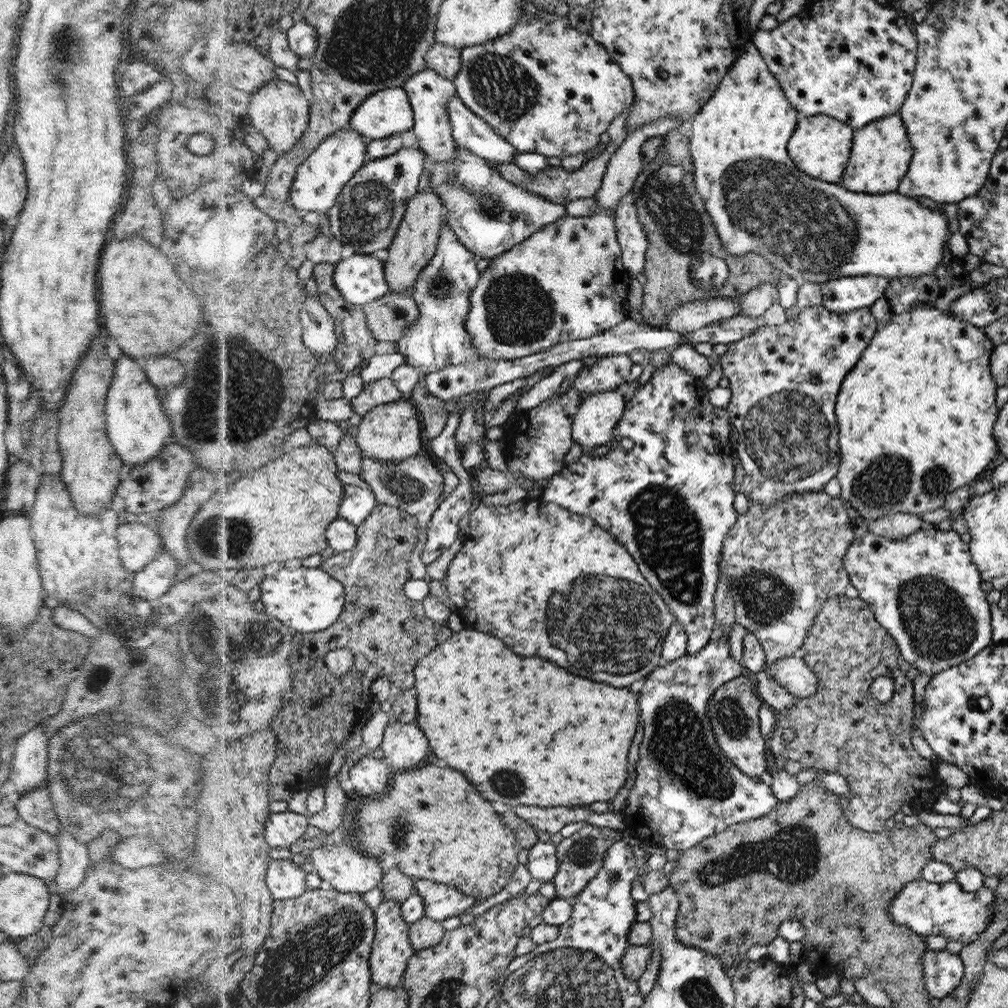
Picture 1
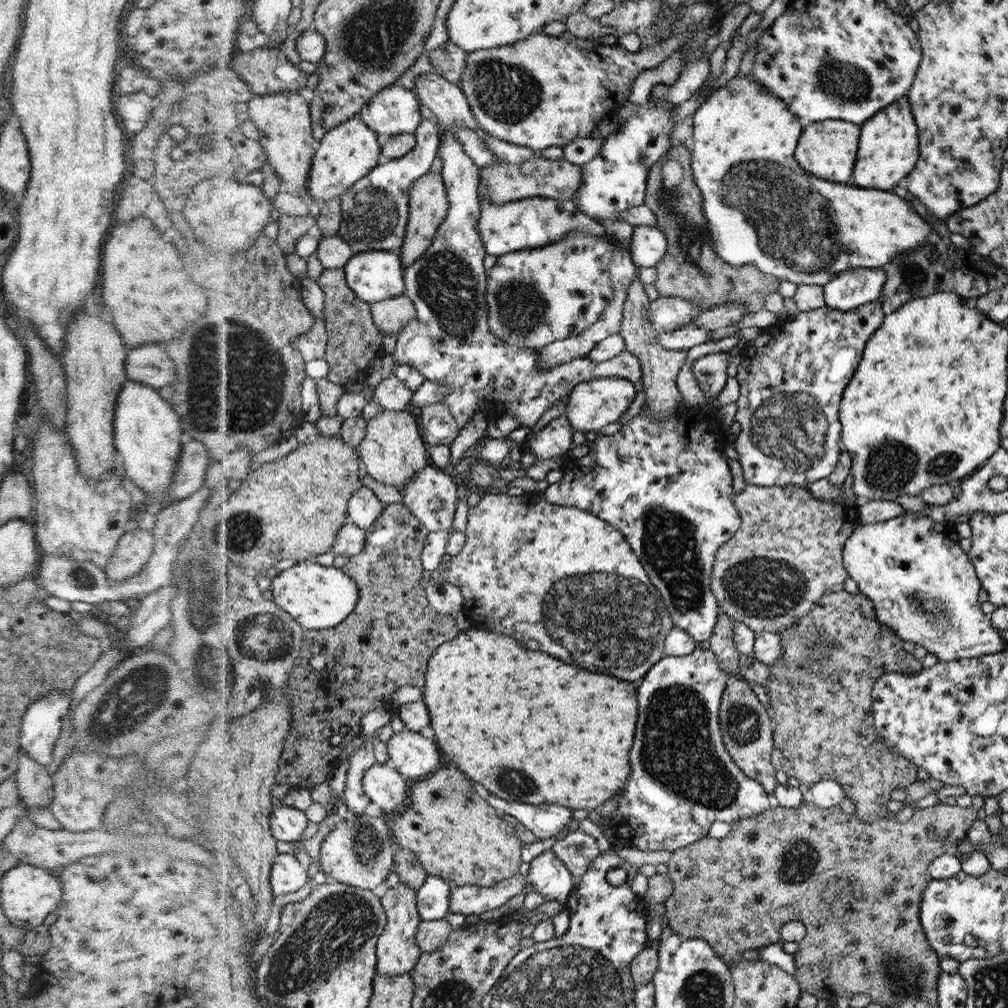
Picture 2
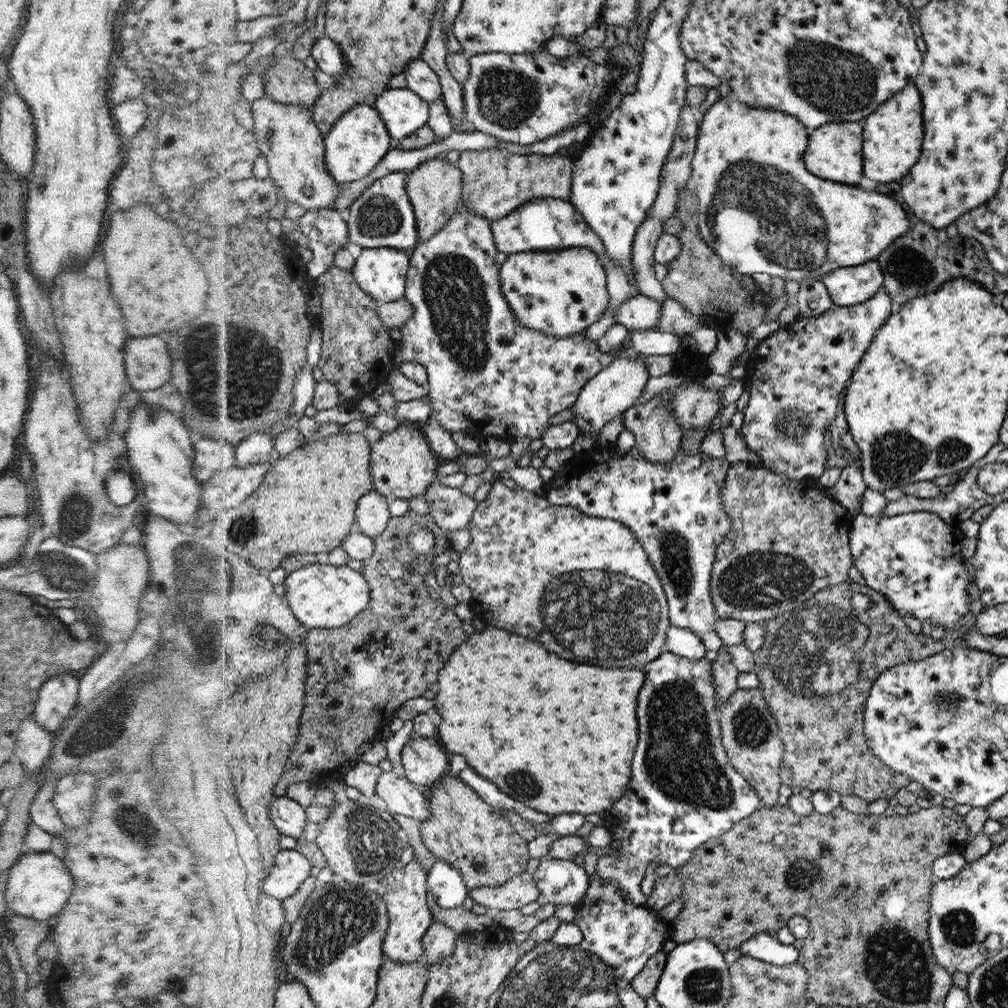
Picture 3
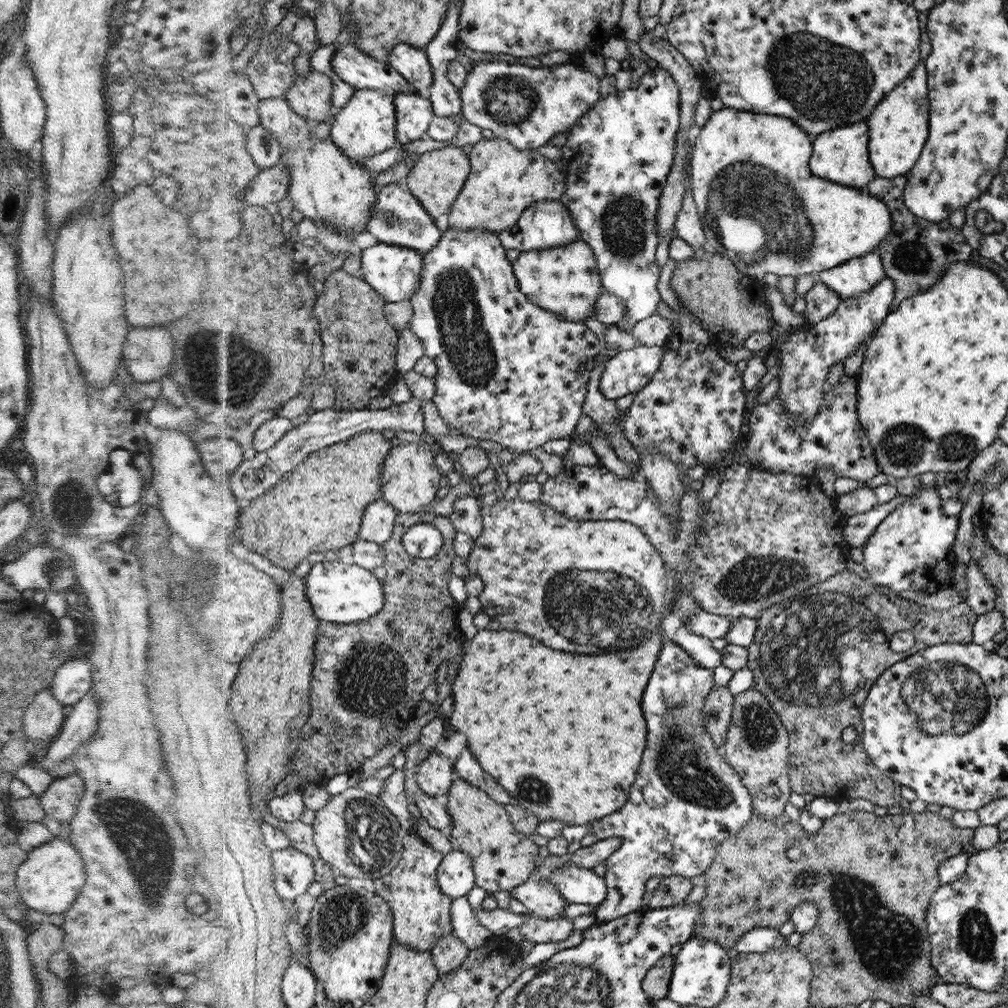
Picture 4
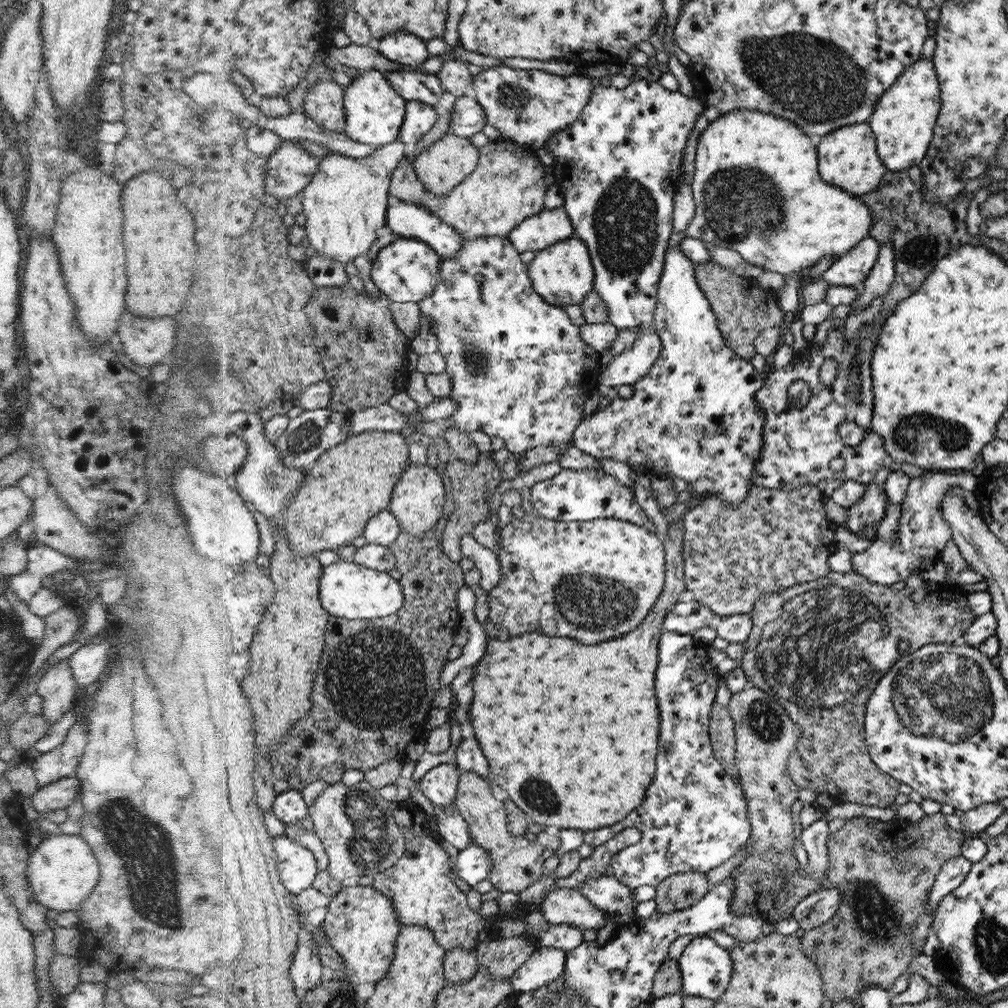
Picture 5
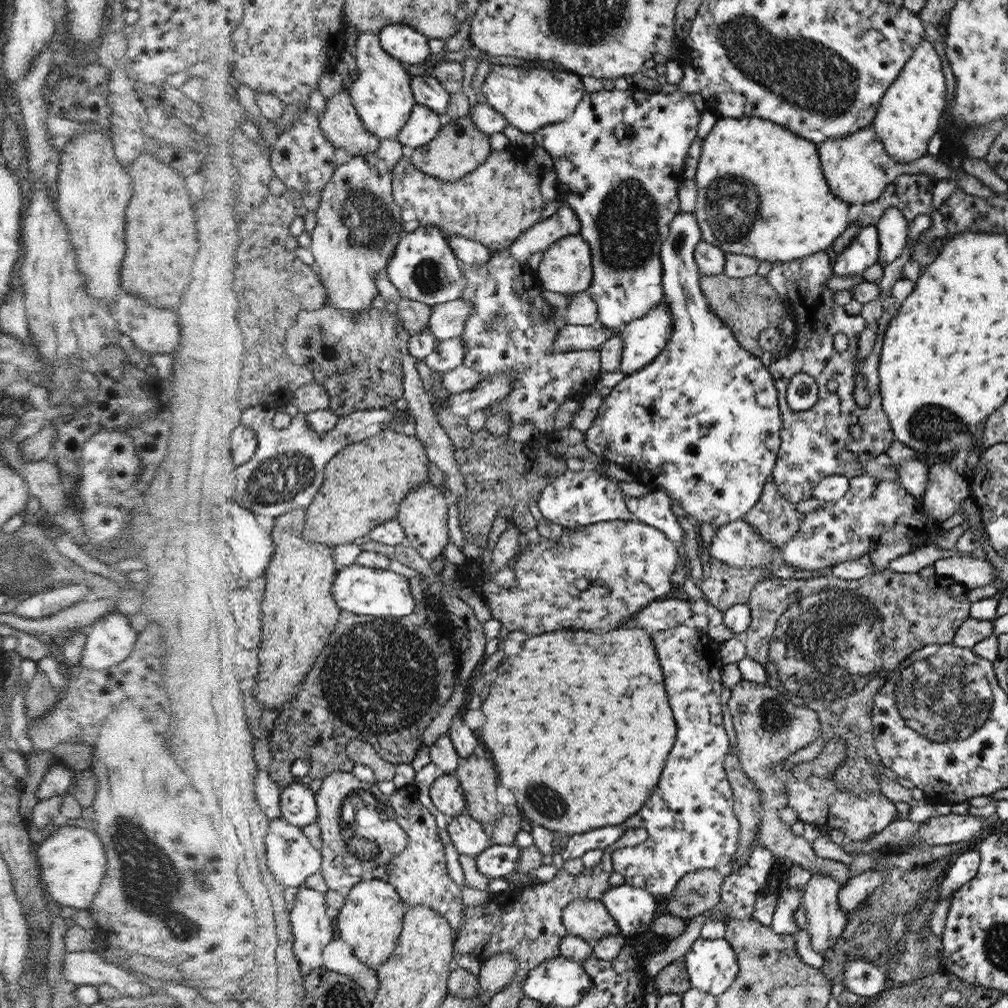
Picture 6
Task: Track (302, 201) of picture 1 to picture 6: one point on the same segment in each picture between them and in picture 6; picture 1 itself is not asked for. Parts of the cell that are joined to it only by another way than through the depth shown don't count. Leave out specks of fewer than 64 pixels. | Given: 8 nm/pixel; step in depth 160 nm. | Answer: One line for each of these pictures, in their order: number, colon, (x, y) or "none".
2: (351, 151)
3: (361, 140)
4: (367, 125)
5: (376, 111)
6: (384, 95)

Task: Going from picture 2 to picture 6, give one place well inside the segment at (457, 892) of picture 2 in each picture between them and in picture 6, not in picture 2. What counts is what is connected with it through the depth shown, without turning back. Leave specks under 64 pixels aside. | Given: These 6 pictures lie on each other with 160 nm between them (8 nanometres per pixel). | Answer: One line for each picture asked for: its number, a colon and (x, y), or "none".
3: (518, 891)
4: (541, 897)
5: (559, 905)
6: (589, 919)

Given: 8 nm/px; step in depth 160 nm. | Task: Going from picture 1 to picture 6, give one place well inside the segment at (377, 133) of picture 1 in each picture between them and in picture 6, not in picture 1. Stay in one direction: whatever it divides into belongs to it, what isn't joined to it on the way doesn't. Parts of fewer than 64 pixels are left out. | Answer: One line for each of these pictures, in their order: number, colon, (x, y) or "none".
2: (397, 110)
3: (405, 111)
4: (415, 112)
5: (421, 118)
6: (425, 125)

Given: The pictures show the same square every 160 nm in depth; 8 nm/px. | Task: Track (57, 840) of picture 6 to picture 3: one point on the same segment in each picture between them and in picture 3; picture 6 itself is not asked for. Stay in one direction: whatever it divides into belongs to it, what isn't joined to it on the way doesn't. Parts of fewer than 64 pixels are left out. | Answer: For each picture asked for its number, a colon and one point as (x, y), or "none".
3: (39, 884)
4: (52, 875)
5: (62, 872)

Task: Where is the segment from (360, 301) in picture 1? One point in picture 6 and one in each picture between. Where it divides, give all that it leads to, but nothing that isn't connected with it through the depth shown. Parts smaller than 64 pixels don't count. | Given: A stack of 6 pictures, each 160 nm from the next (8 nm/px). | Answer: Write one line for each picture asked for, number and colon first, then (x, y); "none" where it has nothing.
2: (375, 276)
3: (383, 273)
4: (395, 272)
5: (408, 270)
6: (426, 268)

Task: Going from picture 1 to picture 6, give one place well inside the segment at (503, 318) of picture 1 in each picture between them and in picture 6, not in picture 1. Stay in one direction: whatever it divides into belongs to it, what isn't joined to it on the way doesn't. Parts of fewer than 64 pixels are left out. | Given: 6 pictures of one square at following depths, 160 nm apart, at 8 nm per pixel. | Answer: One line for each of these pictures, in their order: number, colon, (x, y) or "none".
2: (537, 296)
3: (560, 293)
4: (565, 280)
5: (563, 274)
6: (566, 267)

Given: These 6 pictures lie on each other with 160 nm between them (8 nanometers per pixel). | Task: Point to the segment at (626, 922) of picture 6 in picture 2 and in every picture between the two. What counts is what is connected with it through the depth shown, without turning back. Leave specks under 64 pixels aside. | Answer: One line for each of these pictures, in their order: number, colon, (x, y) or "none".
2: (547, 873)
3: (563, 882)
4: (578, 885)
5: (607, 893)

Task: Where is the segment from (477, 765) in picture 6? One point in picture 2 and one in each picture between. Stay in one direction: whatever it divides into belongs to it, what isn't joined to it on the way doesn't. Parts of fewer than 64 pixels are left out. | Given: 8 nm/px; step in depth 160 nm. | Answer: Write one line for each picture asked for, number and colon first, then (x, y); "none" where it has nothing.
2: (456, 833)
3: (464, 830)
4: (503, 858)
5: (517, 862)

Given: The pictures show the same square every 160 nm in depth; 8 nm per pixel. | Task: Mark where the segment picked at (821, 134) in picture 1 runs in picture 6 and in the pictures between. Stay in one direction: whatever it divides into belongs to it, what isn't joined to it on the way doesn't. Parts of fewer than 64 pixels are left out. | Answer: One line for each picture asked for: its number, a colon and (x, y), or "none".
2: (829, 149)
3: (835, 152)
4: (842, 154)
5: (849, 157)
6: (858, 168)

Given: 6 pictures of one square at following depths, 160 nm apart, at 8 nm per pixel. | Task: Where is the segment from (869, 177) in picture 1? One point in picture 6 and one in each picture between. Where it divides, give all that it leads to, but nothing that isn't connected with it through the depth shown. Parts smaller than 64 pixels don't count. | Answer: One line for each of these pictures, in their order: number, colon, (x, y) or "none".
2: (889, 143)
3: (894, 135)
4: (898, 130)
5: (907, 118)
6: (910, 114)

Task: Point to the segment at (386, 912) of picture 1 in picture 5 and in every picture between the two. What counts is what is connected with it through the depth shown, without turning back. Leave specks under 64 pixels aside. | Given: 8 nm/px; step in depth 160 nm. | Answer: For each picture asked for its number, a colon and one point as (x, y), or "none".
2: (399, 952)
3: (405, 891)
4: (423, 911)
5: (421, 884)

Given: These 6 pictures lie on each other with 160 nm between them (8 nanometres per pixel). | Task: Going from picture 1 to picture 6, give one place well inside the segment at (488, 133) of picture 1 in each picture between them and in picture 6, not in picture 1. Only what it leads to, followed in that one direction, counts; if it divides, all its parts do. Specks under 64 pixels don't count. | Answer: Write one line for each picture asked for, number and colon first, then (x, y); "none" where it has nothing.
2: (447, 100)
3: (421, 77)
4: (414, 63)
5: (406, 48)
6: (405, 42)

